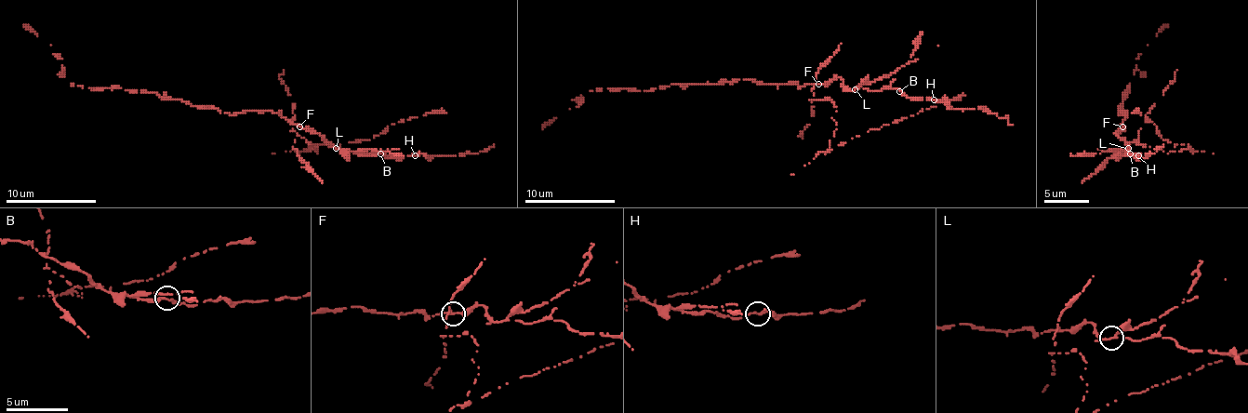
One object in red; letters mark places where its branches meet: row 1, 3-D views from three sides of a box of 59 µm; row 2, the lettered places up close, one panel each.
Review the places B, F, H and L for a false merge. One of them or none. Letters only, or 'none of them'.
L

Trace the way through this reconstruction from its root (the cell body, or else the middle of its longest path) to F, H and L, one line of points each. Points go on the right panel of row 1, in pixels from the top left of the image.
F: (1122, 113), (1122, 126)
H: (1122, 113), (1122, 128), (1116, 136), (1130, 147), (1125, 149), (1130, 152), (1127, 155), (1138, 155)
L: (1122, 113), (1122, 128), (1116, 136), (1130, 147), (1127, 149)

